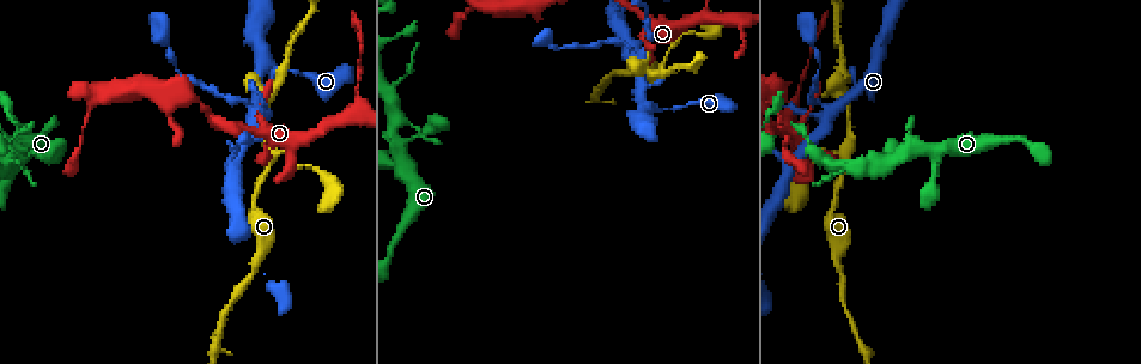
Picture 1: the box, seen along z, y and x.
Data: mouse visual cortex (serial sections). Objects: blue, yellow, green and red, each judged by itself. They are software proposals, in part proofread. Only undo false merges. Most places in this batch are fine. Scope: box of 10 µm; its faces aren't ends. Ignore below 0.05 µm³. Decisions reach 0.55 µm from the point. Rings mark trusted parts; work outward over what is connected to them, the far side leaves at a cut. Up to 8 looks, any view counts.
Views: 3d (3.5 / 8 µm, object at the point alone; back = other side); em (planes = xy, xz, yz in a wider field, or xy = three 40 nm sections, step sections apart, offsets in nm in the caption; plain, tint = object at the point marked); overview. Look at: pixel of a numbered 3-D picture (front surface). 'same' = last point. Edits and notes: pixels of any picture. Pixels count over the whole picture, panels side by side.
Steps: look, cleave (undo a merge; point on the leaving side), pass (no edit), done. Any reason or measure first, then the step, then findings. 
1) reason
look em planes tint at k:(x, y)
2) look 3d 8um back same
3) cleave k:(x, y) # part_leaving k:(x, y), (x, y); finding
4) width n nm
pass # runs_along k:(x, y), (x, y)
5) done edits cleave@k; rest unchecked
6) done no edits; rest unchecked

arms part here
look em planes tint at 1:(272, 99)

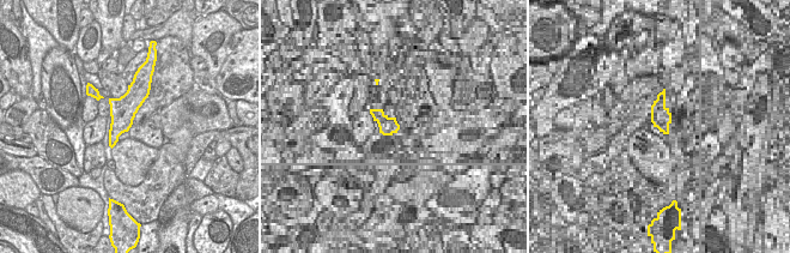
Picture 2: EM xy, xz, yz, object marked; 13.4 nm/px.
look 3d 3.5um same

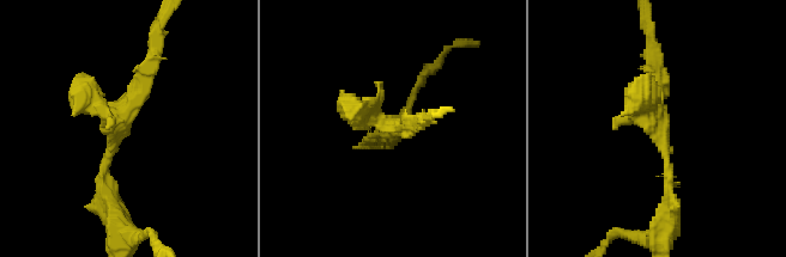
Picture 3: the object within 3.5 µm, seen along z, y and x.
pass # runs_along 3:(110, 200), (102, 166), (153, 56); all the same cell

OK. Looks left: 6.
calibre changes
look 3d 3.5um at 1:(323, 174)

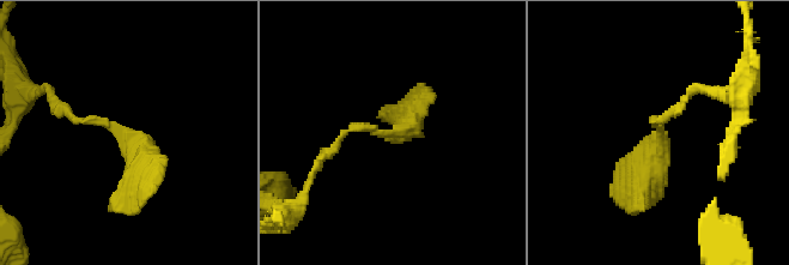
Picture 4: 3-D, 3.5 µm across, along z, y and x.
look em xy step 5 tint at 4:(658, 135)

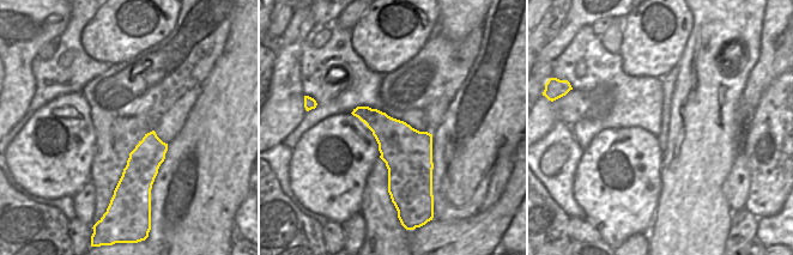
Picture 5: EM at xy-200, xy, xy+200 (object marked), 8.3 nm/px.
pass # runs_along 4:(62, 107), (132, 143), (121, 203); all the same cell

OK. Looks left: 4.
thick turns thin
look 3d 3.5um at 1:(820, 64)

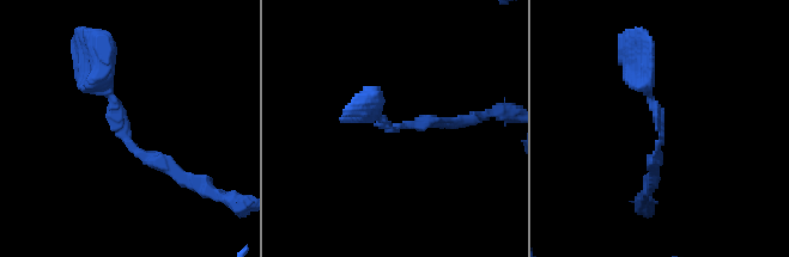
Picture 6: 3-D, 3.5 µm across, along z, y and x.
need the tissue
look em planes plain at 6:(658, 134)

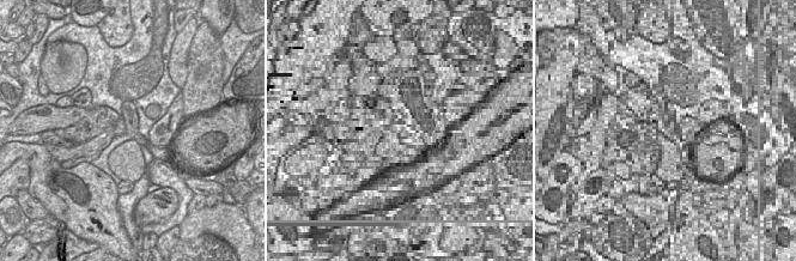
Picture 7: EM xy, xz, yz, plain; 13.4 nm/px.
with the object marked
look em planes tint same

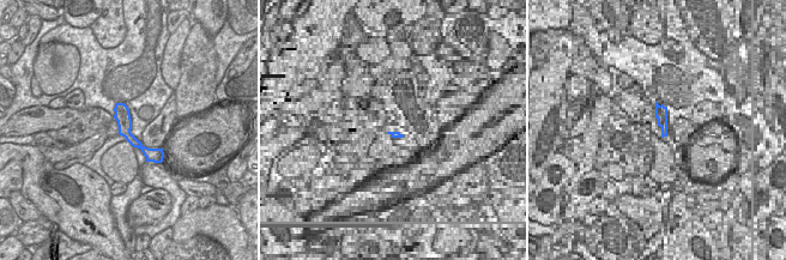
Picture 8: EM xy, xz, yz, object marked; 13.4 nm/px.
arm_widths 150, 250 nm
pass # runs_along 8:(119, 106), (125, 132), (155, 155); continuous, no second cell

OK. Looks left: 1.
done no edits; rest unchecked

